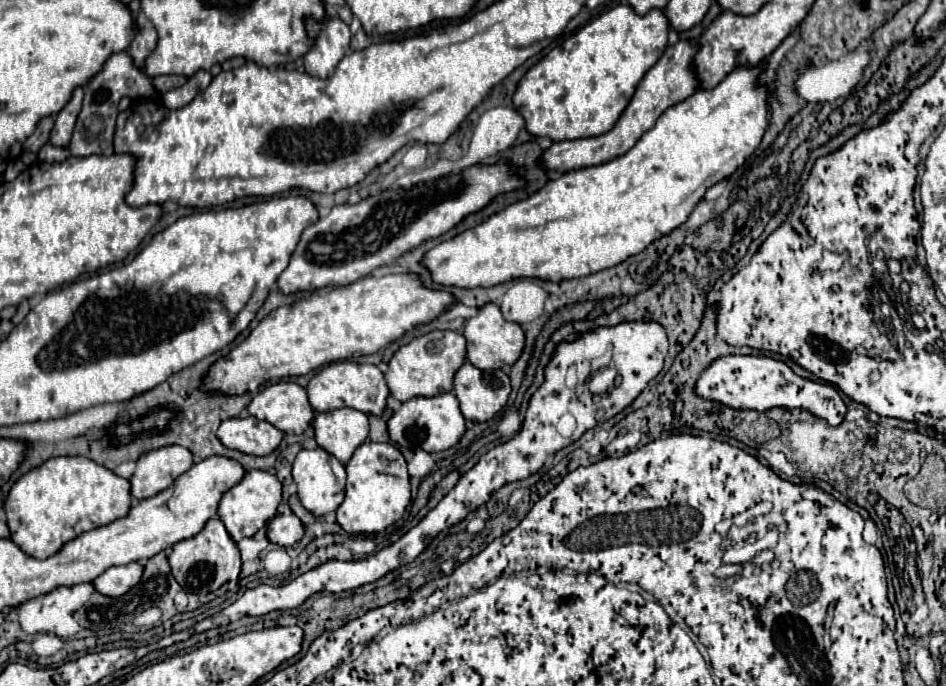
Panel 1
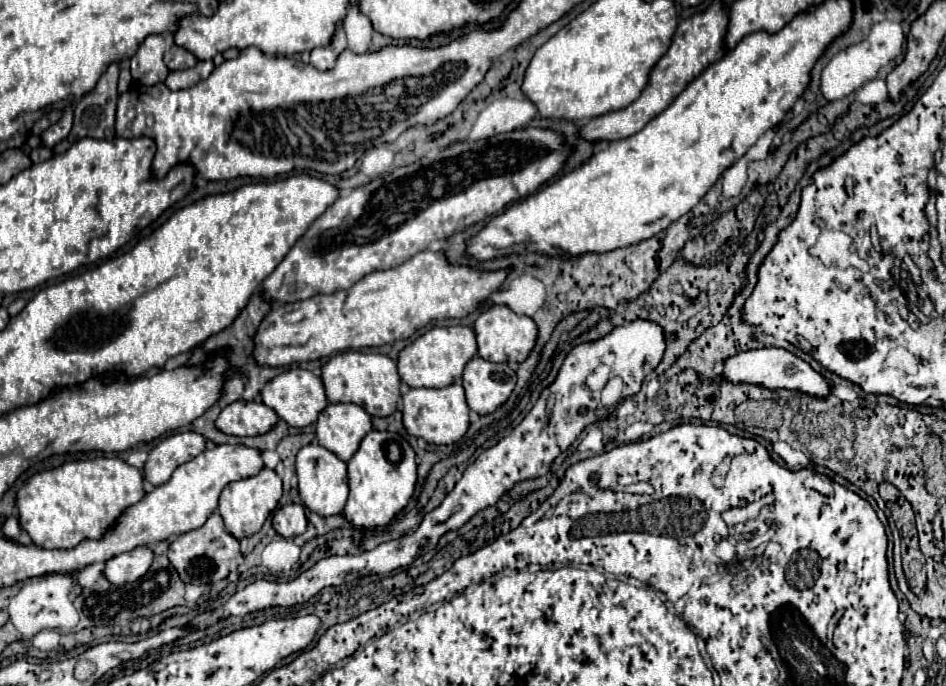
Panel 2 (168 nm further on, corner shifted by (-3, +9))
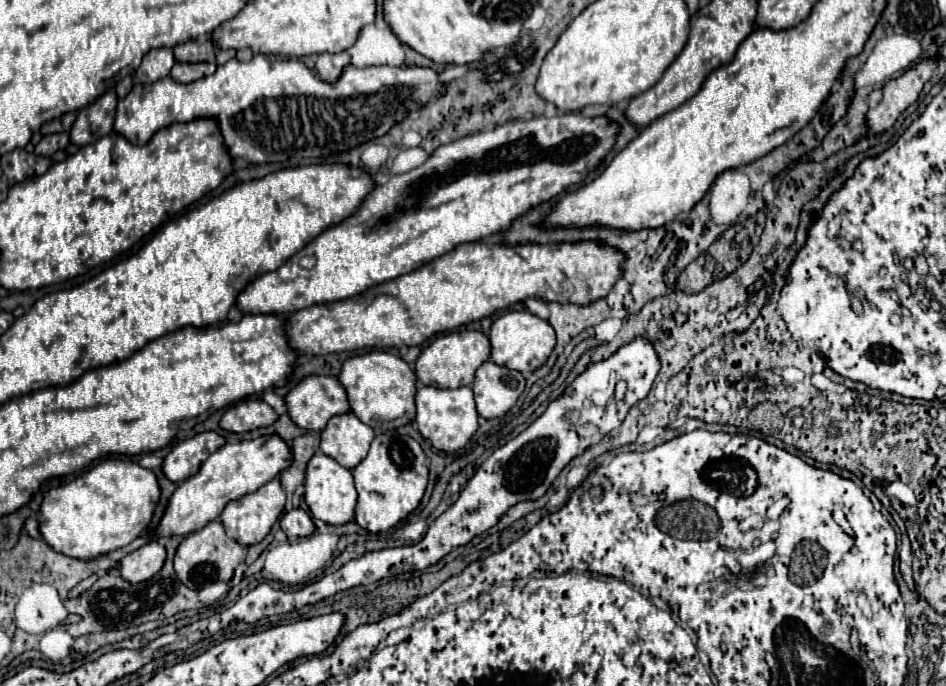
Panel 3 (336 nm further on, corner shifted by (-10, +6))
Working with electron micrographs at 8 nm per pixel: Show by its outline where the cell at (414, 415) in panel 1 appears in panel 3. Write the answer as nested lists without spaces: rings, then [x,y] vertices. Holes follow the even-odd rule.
[[[420,386],[416,392],[416,424],[424,438],[432,442],[436,450],[456,452],[464,448],[478,430],[478,412],[470,388],[434,388]]]

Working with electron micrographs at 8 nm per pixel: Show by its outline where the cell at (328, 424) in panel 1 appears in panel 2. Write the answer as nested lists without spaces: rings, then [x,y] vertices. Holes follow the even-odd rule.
[[[355,403],[327,405],[315,425],[319,445],[335,453],[341,461],[349,461],[361,439],[373,429],[371,415]]]

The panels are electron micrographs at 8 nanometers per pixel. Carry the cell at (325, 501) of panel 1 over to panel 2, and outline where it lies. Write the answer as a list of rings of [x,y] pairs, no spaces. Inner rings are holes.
[[[317,443],[305,445],[297,453],[297,477],[299,477],[299,495],[307,509],[317,515],[337,515],[343,511],[349,487],[347,487],[347,463],[341,461],[335,453],[327,451]]]

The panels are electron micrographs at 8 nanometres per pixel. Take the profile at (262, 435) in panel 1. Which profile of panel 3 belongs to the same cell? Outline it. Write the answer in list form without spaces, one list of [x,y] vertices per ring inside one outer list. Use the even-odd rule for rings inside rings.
[[[244,400],[224,412],[220,428],[228,432],[250,432],[260,426],[270,426],[278,420],[278,414],[264,400]]]

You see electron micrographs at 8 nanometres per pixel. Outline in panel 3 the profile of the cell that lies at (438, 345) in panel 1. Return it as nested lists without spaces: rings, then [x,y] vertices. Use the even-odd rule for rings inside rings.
[[[456,330],[438,336],[430,342],[416,360],[416,376],[426,386],[436,388],[460,388],[474,382],[474,374],[490,358],[490,340],[486,334],[476,330]]]

